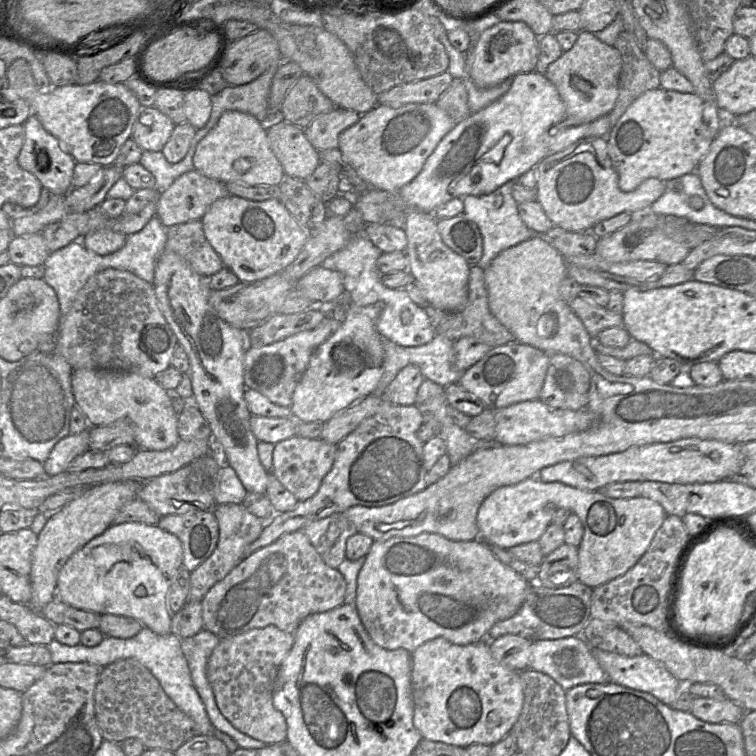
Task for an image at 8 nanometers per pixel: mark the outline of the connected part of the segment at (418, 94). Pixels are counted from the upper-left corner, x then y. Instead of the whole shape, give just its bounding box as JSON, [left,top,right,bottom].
[377,71,452,108]

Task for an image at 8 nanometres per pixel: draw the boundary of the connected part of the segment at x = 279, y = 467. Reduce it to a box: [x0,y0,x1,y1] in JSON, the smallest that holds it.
[271,435,336,501]

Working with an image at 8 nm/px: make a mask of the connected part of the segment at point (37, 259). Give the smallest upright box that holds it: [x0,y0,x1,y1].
[7,233,52,266]

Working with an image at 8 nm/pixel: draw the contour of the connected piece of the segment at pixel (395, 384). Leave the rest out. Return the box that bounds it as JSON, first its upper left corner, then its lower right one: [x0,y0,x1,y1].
[384,365,424,405]

